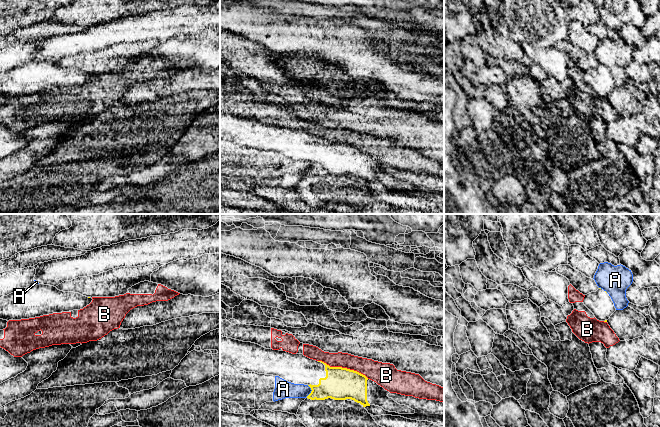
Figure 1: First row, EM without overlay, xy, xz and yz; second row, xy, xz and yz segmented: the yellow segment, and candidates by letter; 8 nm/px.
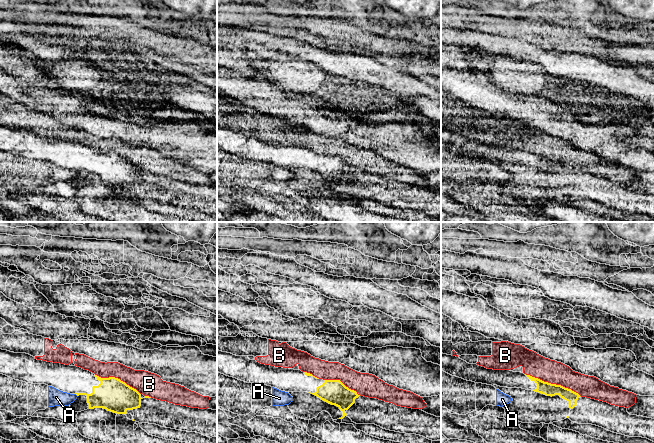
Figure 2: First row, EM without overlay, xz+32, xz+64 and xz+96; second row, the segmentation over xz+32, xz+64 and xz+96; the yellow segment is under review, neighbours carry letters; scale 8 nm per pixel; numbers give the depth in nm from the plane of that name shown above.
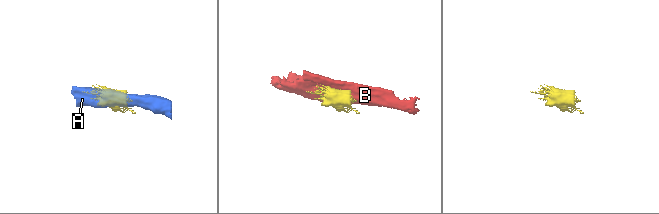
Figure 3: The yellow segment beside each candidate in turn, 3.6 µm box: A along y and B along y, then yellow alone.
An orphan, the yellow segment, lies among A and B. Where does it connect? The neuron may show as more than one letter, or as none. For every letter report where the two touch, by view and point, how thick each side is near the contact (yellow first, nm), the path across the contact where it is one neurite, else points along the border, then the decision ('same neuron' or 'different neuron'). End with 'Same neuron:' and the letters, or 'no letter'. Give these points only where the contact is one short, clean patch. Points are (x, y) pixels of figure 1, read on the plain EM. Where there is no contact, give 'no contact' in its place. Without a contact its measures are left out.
A: xz (311, 167) | 260/140 nm | different neuron
B: xz (343, 144) | 260/160 nm | different neuron
Same neuron: no letter

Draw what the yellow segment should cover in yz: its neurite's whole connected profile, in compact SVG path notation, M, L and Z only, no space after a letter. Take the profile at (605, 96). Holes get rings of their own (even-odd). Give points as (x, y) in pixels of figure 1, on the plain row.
M601 64L596 68L585 71L583 79L599 97L607 98L610 92L616 87L611 73Z

